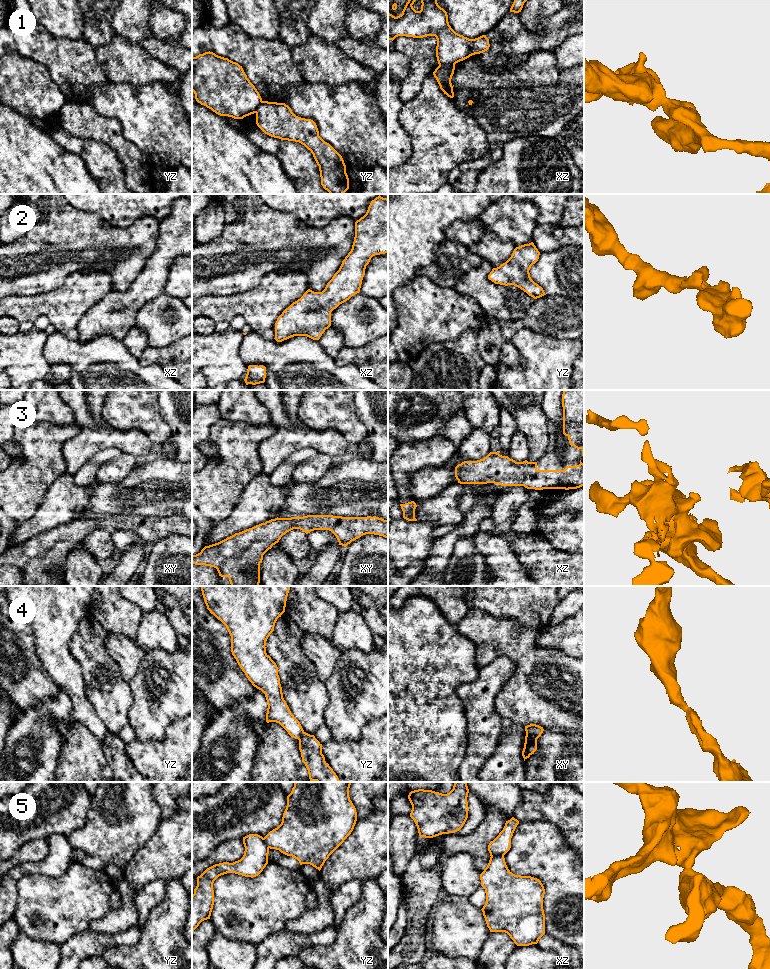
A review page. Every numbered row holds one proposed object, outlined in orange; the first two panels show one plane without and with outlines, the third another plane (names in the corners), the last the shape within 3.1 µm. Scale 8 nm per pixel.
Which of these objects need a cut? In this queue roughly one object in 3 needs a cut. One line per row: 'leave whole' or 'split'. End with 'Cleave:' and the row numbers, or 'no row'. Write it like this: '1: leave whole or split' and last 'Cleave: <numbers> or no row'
1: split
2: leave whole
3: leave whole
4: split
5: split
Cleave: 1, 4, 5

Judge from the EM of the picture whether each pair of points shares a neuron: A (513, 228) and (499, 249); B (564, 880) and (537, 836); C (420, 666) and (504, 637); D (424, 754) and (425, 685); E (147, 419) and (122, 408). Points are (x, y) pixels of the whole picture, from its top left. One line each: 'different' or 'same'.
A: different
B: same
C: different
D: same
E: same

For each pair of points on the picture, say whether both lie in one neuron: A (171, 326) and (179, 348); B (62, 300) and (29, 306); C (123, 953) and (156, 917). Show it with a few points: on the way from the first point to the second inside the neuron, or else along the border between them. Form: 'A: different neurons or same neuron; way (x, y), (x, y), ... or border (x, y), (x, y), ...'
A: different neurons; border (181, 338), (163, 347), (153, 346)
B: same neuron; way (54, 305), (37, 306)
C: same neuron; way (135, 952), (156, 929)

